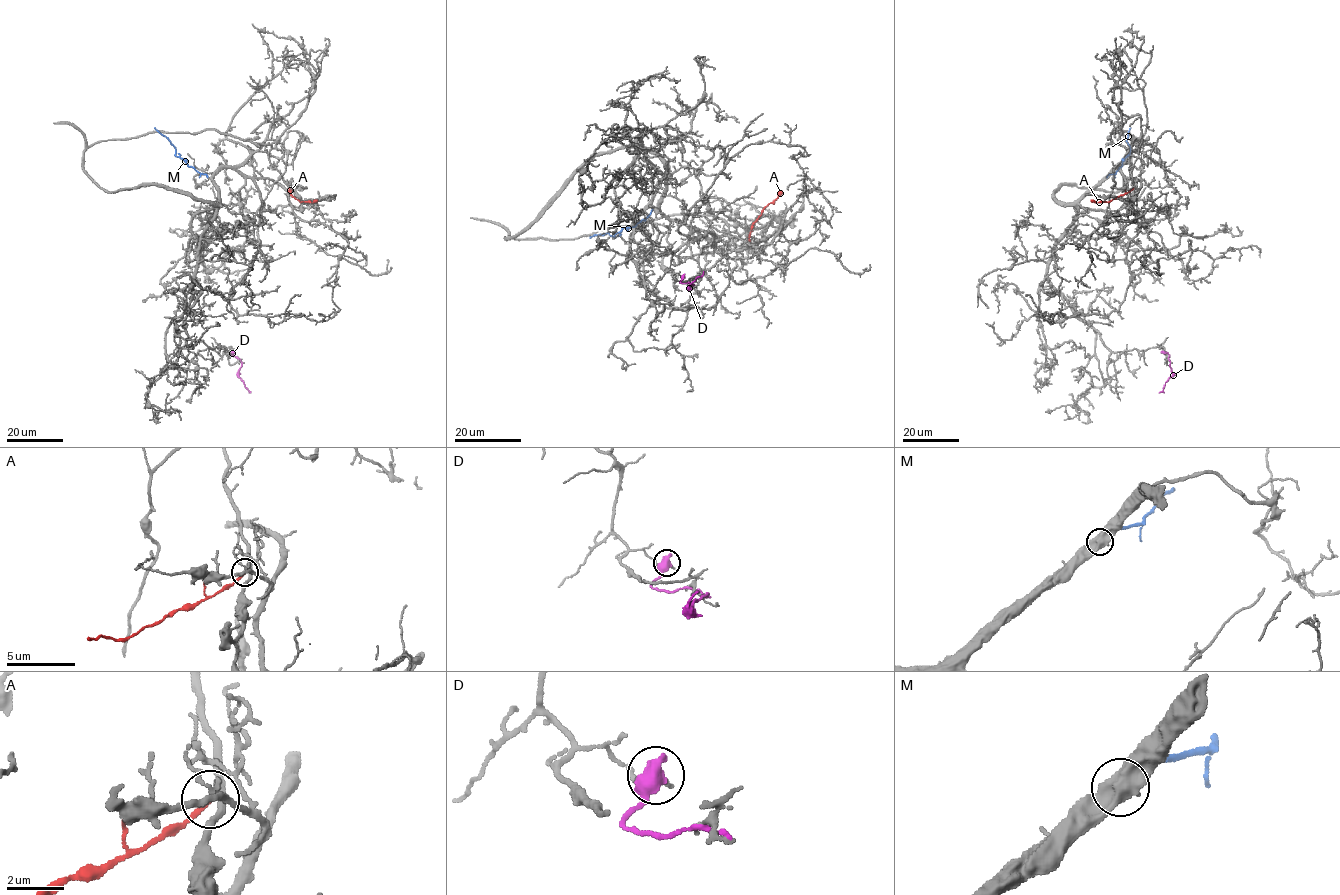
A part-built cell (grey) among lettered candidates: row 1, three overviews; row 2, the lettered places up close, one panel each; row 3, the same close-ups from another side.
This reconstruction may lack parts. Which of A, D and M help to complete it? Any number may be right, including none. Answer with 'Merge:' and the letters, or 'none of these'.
Merge: M

